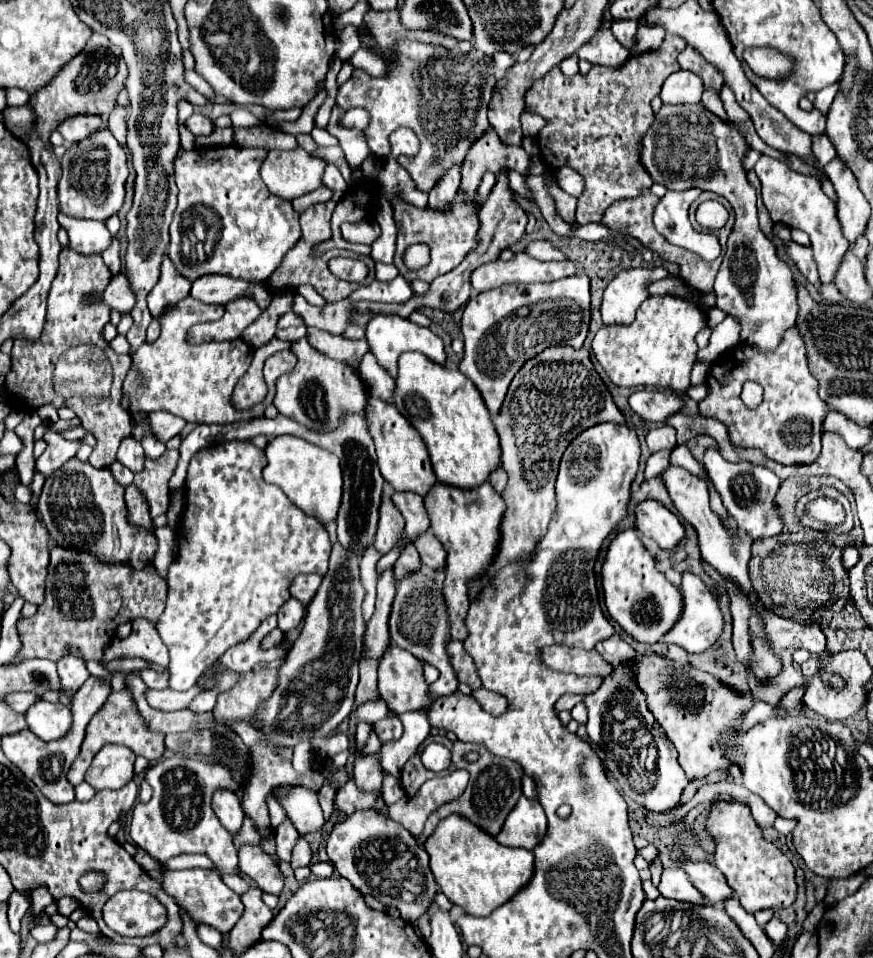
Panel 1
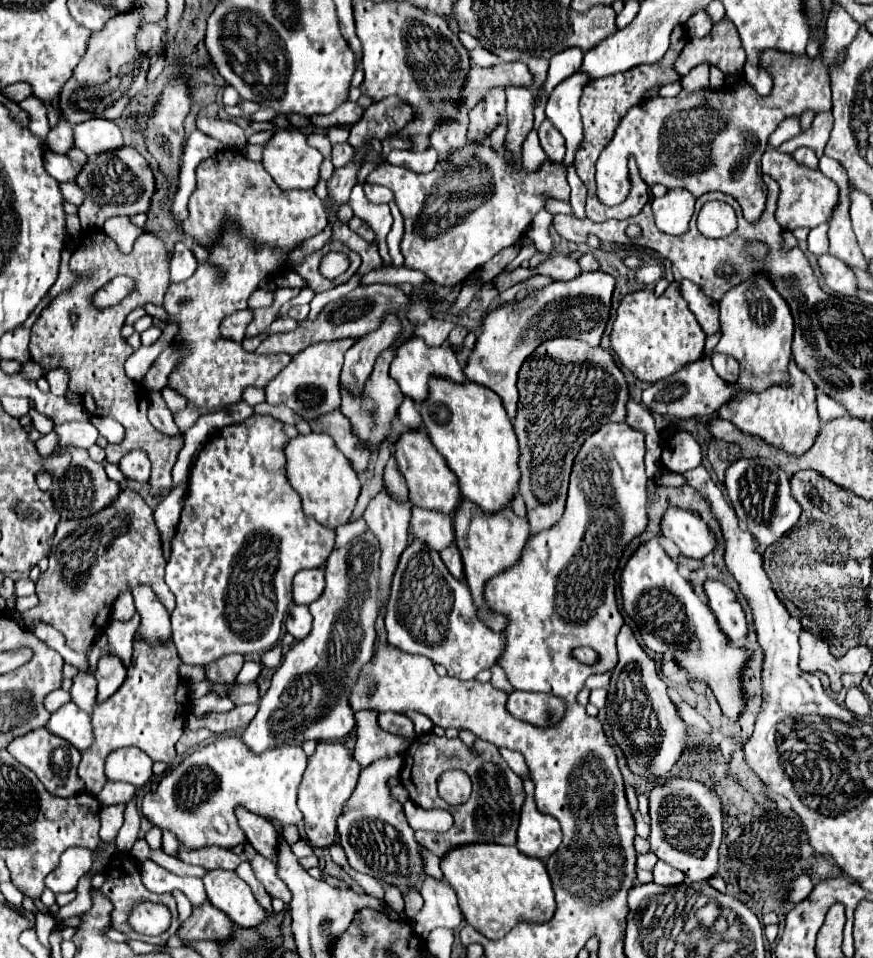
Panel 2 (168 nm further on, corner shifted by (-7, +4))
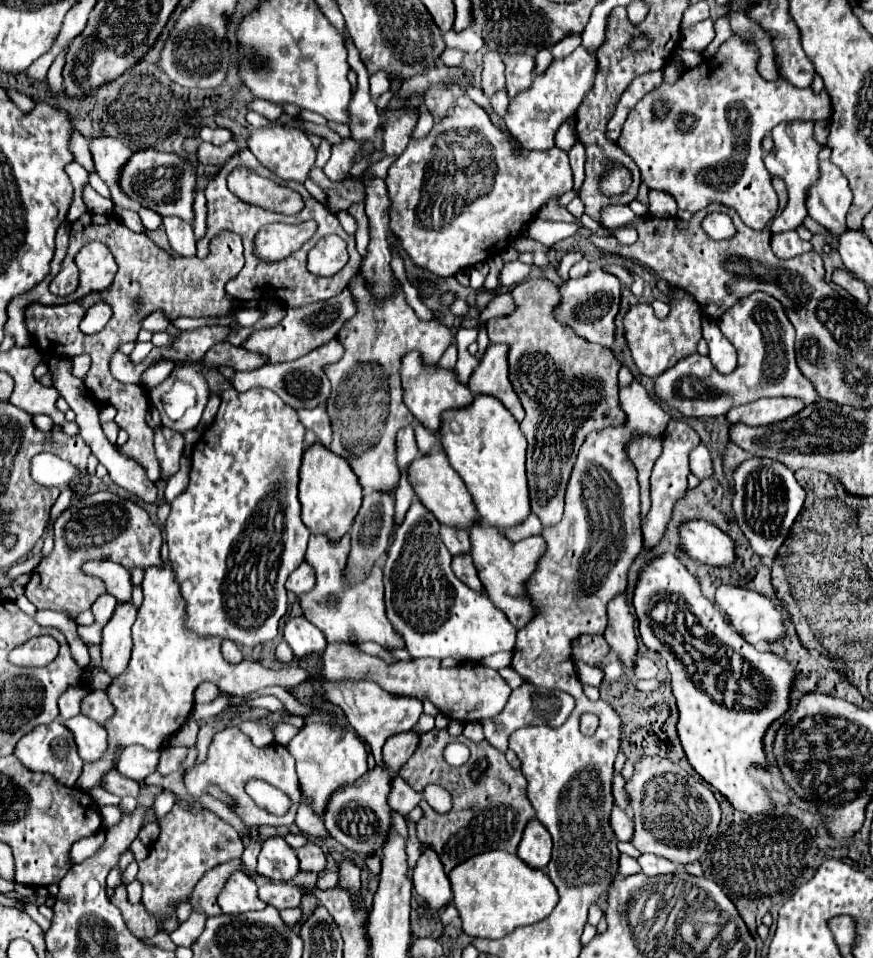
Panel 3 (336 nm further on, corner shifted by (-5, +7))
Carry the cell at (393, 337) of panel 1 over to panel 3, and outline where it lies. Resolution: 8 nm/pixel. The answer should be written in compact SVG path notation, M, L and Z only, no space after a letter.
M421 352L405 354L405 358L401 360L399 374L401 374L401 382L403 382L405 406L413 412L417 422L425 424L427 428L431 428L435 432L439 428L443 410L461 408L461 406L467 406L473 400L471 390L457 380L455 370L447 370L447 368L441 368L437 364L425 364L423 358L421 358Z

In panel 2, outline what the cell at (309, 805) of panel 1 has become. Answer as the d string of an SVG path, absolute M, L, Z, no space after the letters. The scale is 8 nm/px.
M217 737L213 743L195 749L187 755L177 769L165 777L155 793L145 793L141 811L145 819L149 819L159 829L169 829L177 835L177 839L187 847L205 847L205 845L219 845L219 847L235 847L245 841L245 833L237 823L235 808L242 806L249 811L267 819L279 821L281 827L297 825L303 819L303 813L297 809L297 787L299 777L307 765L307 755L297 745L283 745L275 749L267 749L263 753L253 753L241 737Z

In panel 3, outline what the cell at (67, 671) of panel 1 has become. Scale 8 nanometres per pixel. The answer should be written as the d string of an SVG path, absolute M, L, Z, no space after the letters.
M91 690L91 692L87 692L87 696L81 702L81 712L85 716L89 716L91 720L103 724L107 718L111 718L113 704L109 702L109 698L103 690Z

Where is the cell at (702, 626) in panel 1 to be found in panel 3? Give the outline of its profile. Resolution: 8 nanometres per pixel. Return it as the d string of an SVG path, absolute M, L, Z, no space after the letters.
M719 586L715 592L715 602L725 606L733 628L751 644L775 642L783 636L783 616L773 608L773 604L751 590L737 586Z

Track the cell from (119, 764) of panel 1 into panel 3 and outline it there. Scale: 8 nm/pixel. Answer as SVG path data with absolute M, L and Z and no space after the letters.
M129 746L121 752L117 770L135 782L143 782L151 772L155 772L157 760L159 752L145 750L145 746Z

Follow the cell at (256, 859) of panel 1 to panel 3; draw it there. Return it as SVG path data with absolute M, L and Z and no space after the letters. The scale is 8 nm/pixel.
M261 882L259 884L259 898L277 910L281 908L297 908L301 900L301 892L295 886L283 886L277 882Z

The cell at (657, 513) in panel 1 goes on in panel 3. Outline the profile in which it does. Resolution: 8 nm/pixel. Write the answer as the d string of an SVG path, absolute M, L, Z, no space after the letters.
M685 522L679 530L683 552L707 566L727 566L735 560L733 540L711 522Z

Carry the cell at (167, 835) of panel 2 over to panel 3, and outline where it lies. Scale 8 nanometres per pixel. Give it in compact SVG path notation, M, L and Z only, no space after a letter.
M167 790L167 792L163 792L161 796L157 796L157 802L153 804L153 812L155 812L155 816L157 816L157 820L163 820L169 812L171 812L171 808L173 808L173 794Z

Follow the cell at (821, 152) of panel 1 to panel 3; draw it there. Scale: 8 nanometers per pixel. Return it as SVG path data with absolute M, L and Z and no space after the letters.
M829 160L821 162L821 180L809 190L807 210L813 220L825 226L833 236L847 230L845 216L851 206L851 190L847 178Z

